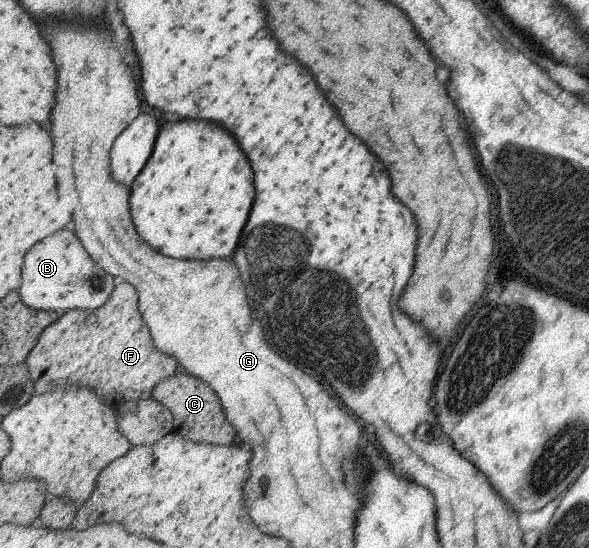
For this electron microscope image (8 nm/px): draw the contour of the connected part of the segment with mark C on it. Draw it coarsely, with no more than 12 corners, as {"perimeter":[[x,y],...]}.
{"perimeter":[[175,373],[151,397],[174,417],[172,431],[229,445],[235,429],[213,389]]}

